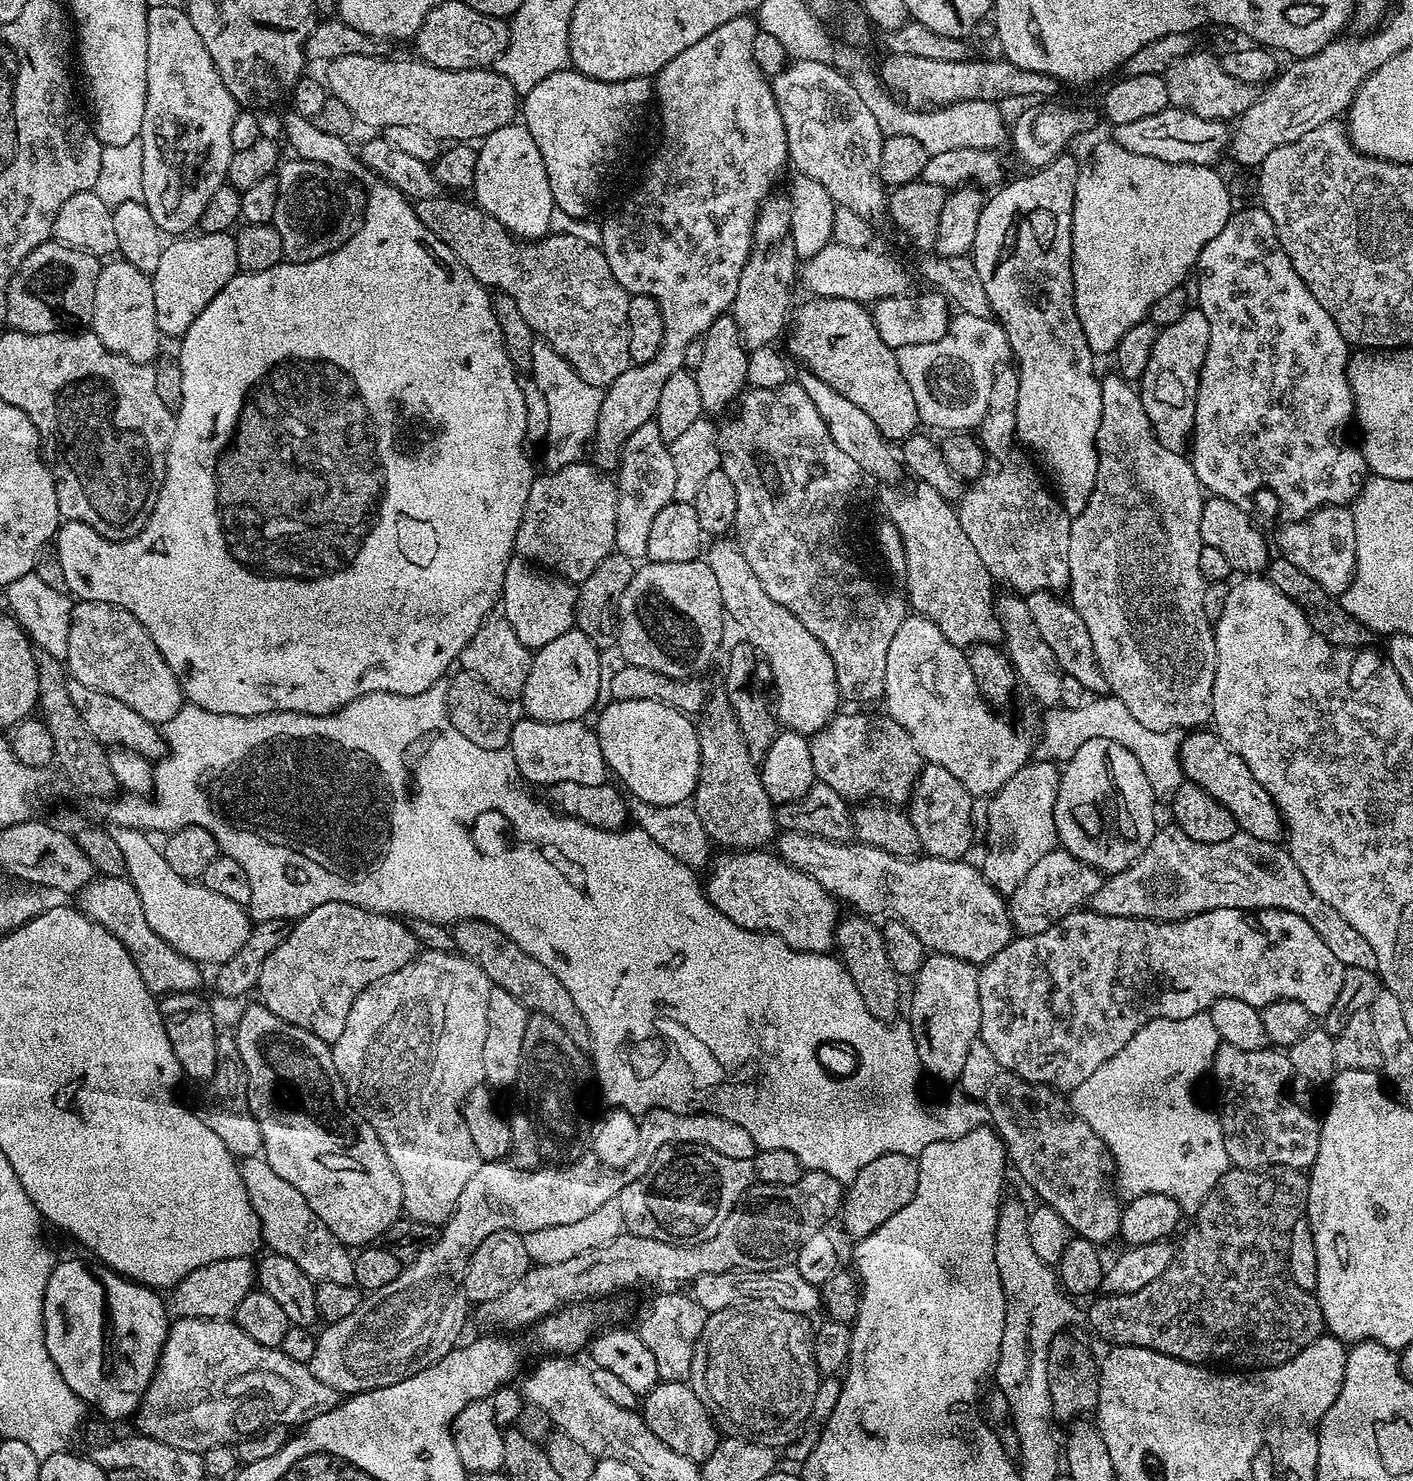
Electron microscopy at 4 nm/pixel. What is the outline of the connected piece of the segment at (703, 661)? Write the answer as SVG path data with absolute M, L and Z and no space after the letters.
M707 559L644 562L637 567L630 586L626 586L620 599L616 642L625 656L626 664L643 666L645 670L654 670L675 680L691 680L699 677L699 672L706 671L708 663L715 658L720 639L724 636L724 624L726 613L722 590L718 590L718 581L714 579L714 570L710 570Z

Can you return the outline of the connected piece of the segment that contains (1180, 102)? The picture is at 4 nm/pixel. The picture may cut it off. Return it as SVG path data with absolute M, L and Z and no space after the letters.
M1201 50L1192 51L1184 57L1178 58L1169 66L1163 77L1166 82L1169 105L1186 110L1190 114L1198 114L1198 118L1210 118L1225 122L1235 121L1246 110L1250 110L1250 106L1254 106L1258 95L1257 85L1247 84L1238 78L1230 78L1230 74L1226 74L1226 70L1222 70L1220 61L1215 55L1212 57L1210 53L1201 52Z

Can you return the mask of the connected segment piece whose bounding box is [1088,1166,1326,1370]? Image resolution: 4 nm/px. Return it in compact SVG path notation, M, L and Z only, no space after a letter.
M1229 1167L1194 1214L1196 1221L1180 1244L1178 1240L1176 1257L1166 1266L1166 1274L1134 1294L1102 1294L1093 1299L1088 1308L1089 1326L1105 1336L1109 1345L1149 1348L1188 1364L1259 1370L1290 1362L1326 1332L1315 1295L1295 1284L1288 1269L1290 1234L1307 1207L1308 1178L1301 1169Z

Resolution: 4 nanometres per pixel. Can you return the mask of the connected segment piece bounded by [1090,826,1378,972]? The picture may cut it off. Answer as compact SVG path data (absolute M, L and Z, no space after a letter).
M1175 826L1157 829L1156 836L1139 859L1126 871L1109 875L1103 881L1101 889L1092 896L1090 908L1098 914L1139 920L1184 920L1188 916L1197 916L1219 908L1277 908L1306 918L1306 922L1310 922L1310 926L1318 930L1322 942L1330 946L1334 958L1338 958L1338 962L1342 962L1345 968L1376 972L1378 966L1378 958L1374 958L1374 949L1370 942L1366 942L1366 938L1362 938L1362 934L1358 934L1358 930L1354 930L1354 926L1350 926L1350 922L1346 922L1346 918L1342 918L1342 914L1338 914L1334 906L1322 902L1322 898L1318 898L1318 894L1310 890L1306 878L1302 878L1302 870L1298 870L1287 847L1250 838L1241 831L1237 831L1226 842L1203 844L1194 842Z

